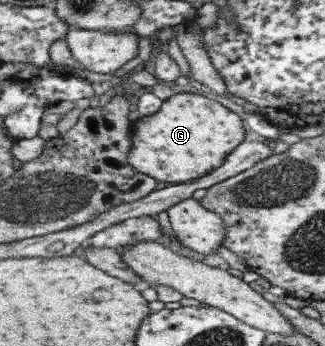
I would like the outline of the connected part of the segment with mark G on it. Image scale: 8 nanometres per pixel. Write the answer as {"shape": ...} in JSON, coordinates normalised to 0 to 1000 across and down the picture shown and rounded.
{"shape":[[[582,266],[535,269],[505,295],[495,324],[483,324],[471,335],[446,335],[422,358],[412,355],[412,364],[422,364],[422,387],[409,382],[400,471],[425,494],[526,535],[563,532],[649,503],[662,486],[674,486],[698,462],[717,436],[754,413],[760,387],[754,364],[748,364],[748,338],[732,335],[705,312],[692,312],[686,301],[634,283],[618,269]]]}

